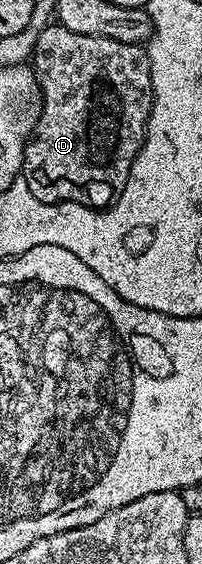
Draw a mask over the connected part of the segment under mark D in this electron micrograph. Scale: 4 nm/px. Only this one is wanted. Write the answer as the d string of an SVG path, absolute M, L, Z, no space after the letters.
M51 22L48 28L40 27L38 33L33 71L39 80L39 89L43 91L43 109L35 134L25 146L22 179L27 181L35 197L46 204L70 202L102 210L118 197L143 147L153 102L153 78L147 49L143 44L73 34L73 30L57 22Z

